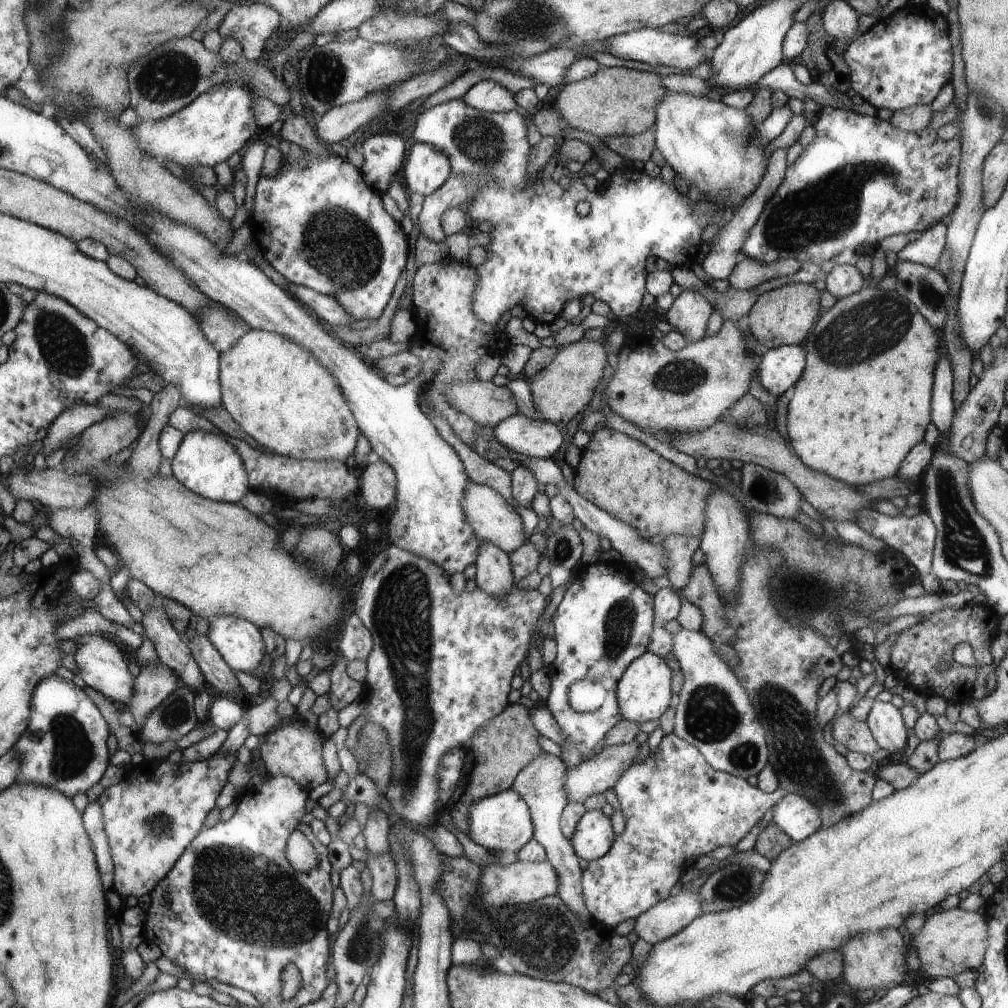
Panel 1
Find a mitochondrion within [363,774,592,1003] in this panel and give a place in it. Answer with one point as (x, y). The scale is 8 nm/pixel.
(555, 939)

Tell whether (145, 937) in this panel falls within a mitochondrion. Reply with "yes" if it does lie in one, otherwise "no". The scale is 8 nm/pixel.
no

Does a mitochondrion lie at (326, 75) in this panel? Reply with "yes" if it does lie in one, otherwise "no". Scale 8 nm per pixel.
yes

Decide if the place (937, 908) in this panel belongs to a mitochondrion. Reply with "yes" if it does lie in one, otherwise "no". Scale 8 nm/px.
no

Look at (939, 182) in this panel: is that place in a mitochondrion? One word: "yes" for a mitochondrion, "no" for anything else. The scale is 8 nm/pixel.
no

